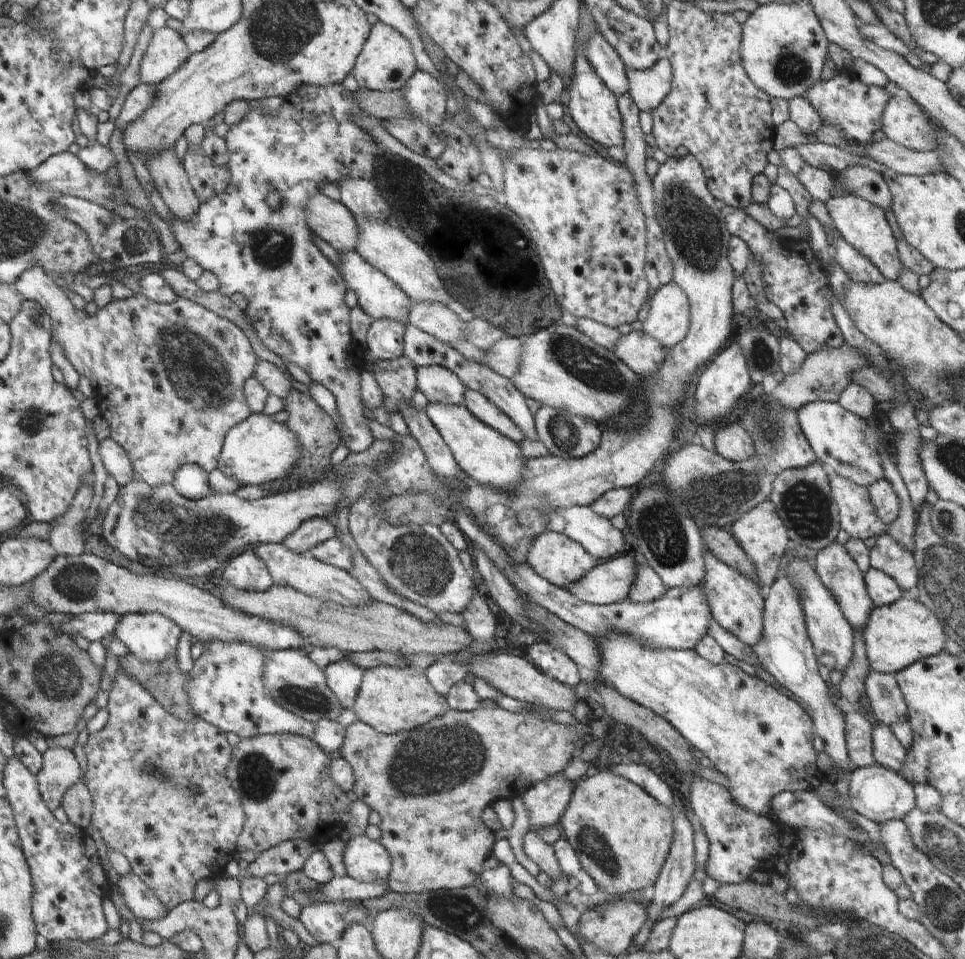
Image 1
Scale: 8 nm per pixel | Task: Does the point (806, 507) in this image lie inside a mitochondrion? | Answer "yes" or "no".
yes

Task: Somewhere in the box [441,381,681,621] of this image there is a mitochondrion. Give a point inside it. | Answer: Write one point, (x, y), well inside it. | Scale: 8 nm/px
(565, 435)

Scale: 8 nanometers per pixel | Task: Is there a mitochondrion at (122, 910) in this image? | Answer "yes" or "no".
no

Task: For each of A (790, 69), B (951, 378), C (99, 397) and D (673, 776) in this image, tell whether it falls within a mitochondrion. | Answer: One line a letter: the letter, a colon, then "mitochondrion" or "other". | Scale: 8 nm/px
A: mitochondrion
B: other
C: other
D: other

